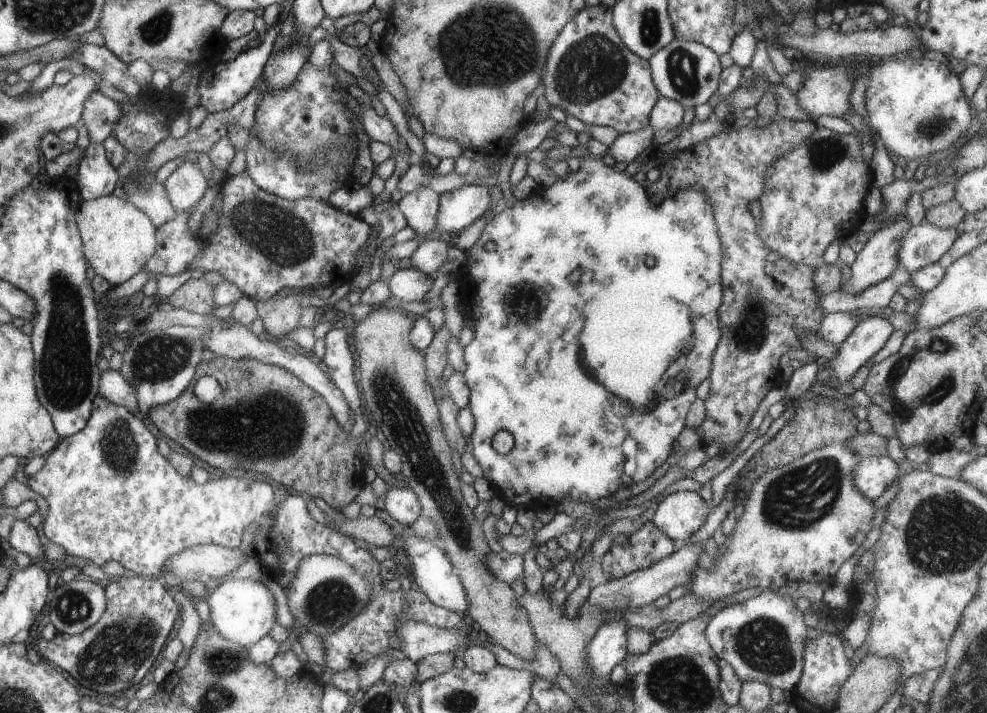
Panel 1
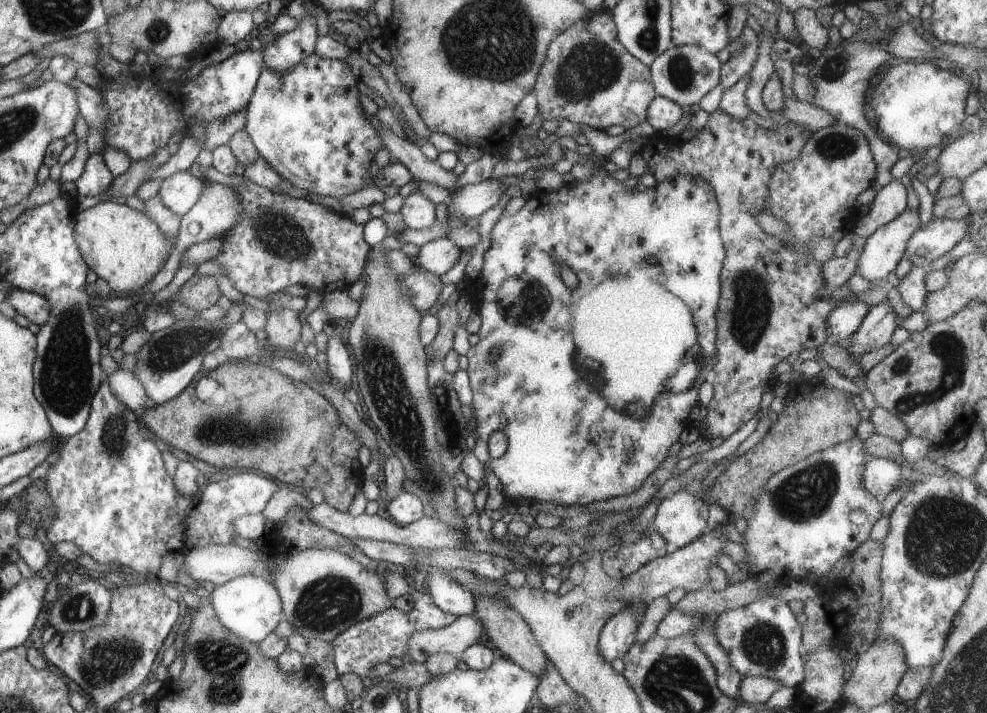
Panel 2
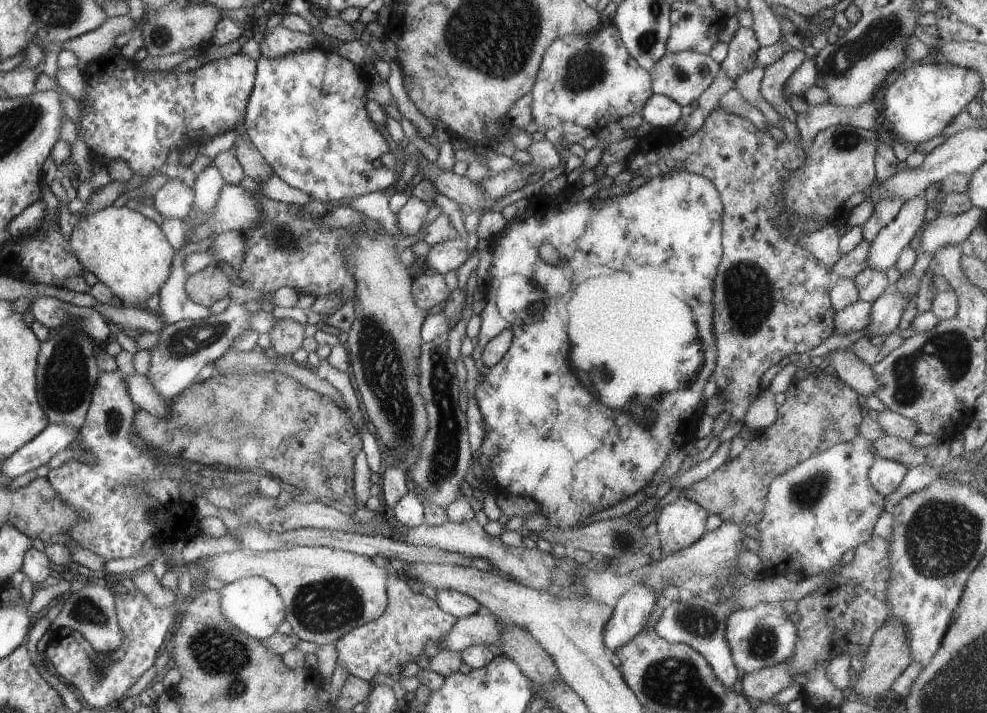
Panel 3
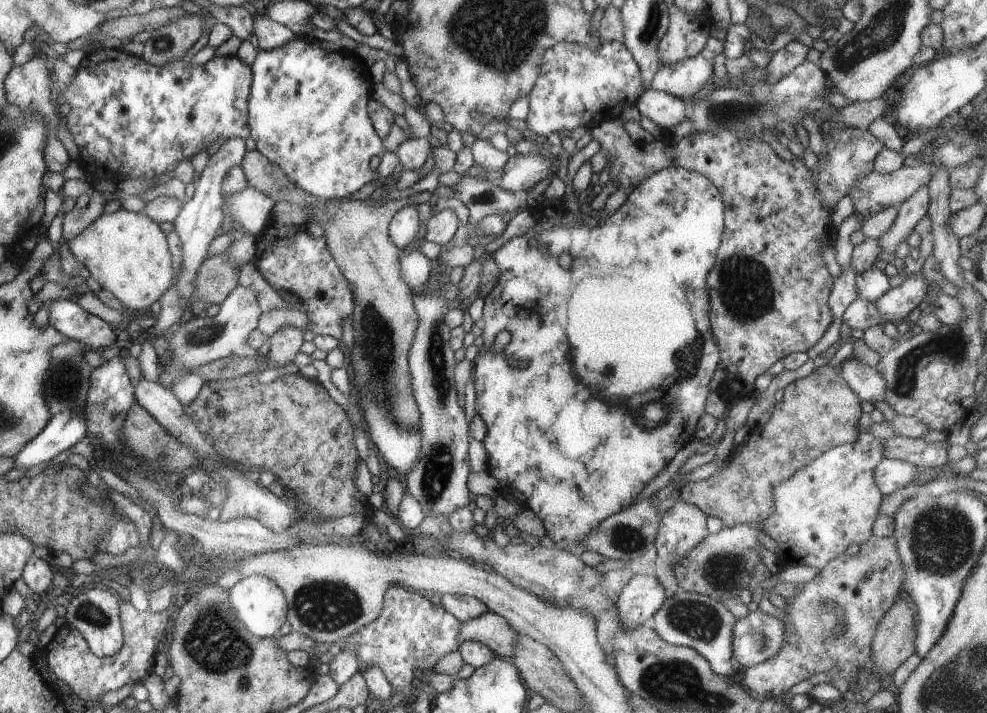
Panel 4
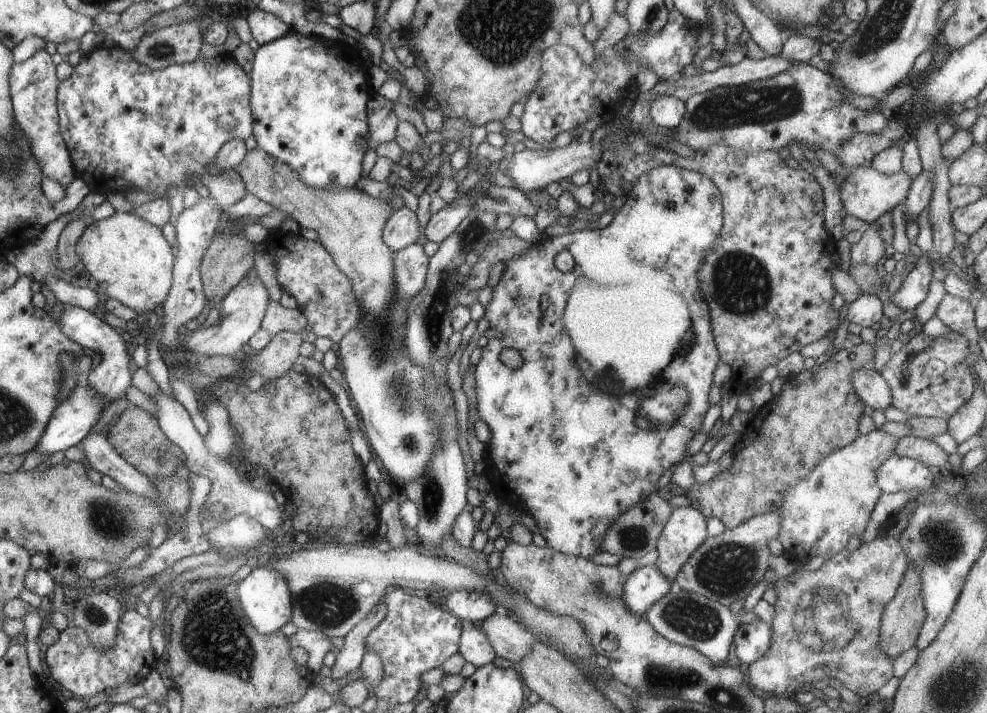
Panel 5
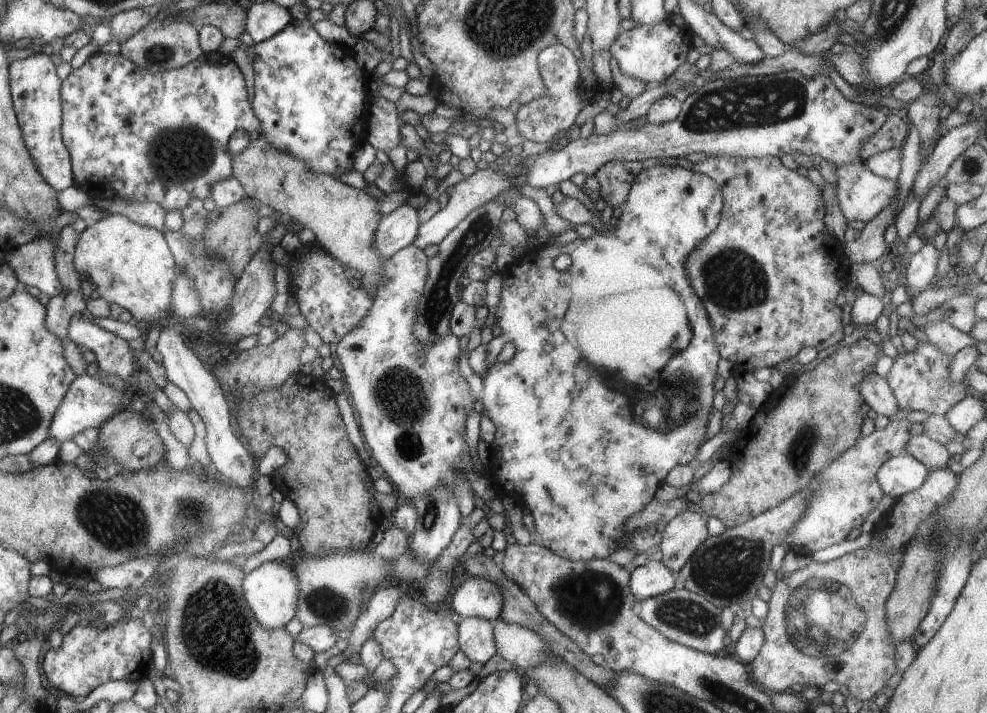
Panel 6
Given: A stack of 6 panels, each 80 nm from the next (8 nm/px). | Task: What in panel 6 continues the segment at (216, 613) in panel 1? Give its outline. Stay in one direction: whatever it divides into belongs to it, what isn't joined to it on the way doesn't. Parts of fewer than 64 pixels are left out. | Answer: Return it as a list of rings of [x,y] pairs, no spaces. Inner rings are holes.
[[[287,561],[264,562],[243,579],[244,600],[252,614],[255,614],[256,620],[266,626],[266,630],[286,627],[296,617],[299,611],[299,593],[299,582]]]

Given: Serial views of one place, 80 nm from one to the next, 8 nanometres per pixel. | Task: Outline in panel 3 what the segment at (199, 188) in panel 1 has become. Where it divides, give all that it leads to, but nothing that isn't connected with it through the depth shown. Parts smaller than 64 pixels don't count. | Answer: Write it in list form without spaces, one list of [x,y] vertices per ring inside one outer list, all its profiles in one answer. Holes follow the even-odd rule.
[[[177,177],[170,178],[153,197],[153,207],[162,217],[182,220],[192,208],[195,192],[182,182],[181,177]]]

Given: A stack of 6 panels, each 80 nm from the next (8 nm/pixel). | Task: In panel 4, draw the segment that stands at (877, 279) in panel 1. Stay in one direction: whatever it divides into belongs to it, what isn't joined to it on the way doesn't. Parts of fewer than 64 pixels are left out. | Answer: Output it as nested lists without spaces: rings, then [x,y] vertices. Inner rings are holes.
[[[922,185],[897,207],[897,215],[891,229],[878,240],[881,252],[892,253],[902,241],[912,234],[913,227],[927,213],[930,202],[929,188]]]

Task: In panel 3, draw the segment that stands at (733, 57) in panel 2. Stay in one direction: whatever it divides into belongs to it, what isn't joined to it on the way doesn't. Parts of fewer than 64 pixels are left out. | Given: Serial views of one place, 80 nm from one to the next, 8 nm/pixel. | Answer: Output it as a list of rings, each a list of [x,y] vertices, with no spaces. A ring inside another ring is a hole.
[[[740,26],[732,36],[728,46],[727,56],[721,66],[726,74],[735,81],[745,73],[745,68],[751,68],[755,63],[756,52],[761,47],[761,44],[751,28]]]

